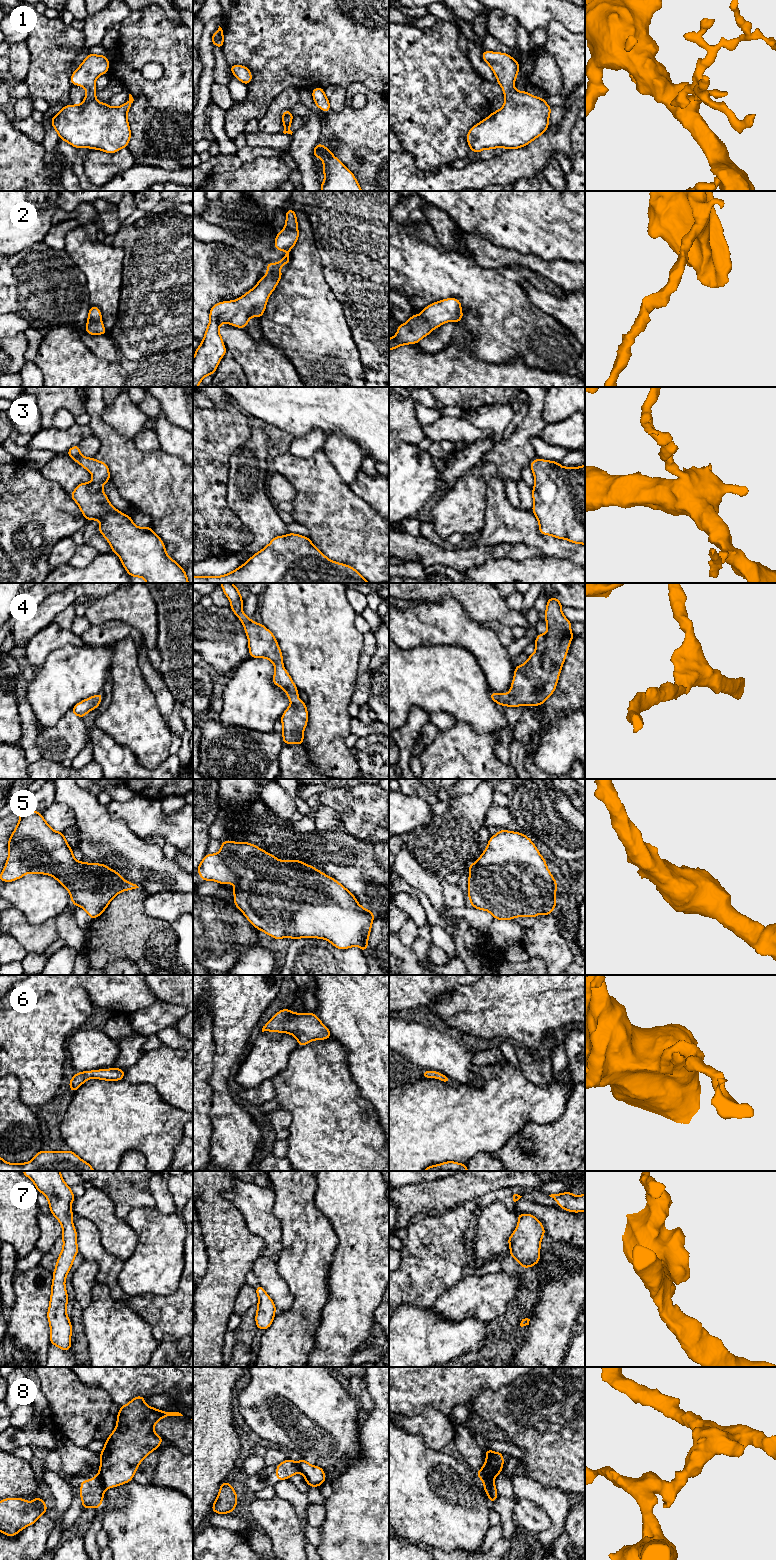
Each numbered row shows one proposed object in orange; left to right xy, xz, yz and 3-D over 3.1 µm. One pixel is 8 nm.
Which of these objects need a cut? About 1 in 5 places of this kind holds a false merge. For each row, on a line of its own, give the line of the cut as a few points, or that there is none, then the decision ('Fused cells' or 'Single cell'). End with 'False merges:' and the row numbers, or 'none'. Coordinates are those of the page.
1: No split. Single cell
2: No split. Single cell
3: No split. Single cell
4: No split. Single cell
5: No split. Single cell
6: No split. Single cell
7: No split. Single cell
8: Split along xy (98, 1474), (106, 1488). Fused cells
False merges: 8

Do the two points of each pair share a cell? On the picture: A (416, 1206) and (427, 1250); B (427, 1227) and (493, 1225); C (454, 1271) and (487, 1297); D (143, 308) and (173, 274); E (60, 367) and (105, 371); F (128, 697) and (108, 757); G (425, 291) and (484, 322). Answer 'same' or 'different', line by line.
A: different
B: different
C: different
D: same
E: same
F: different
G: same

